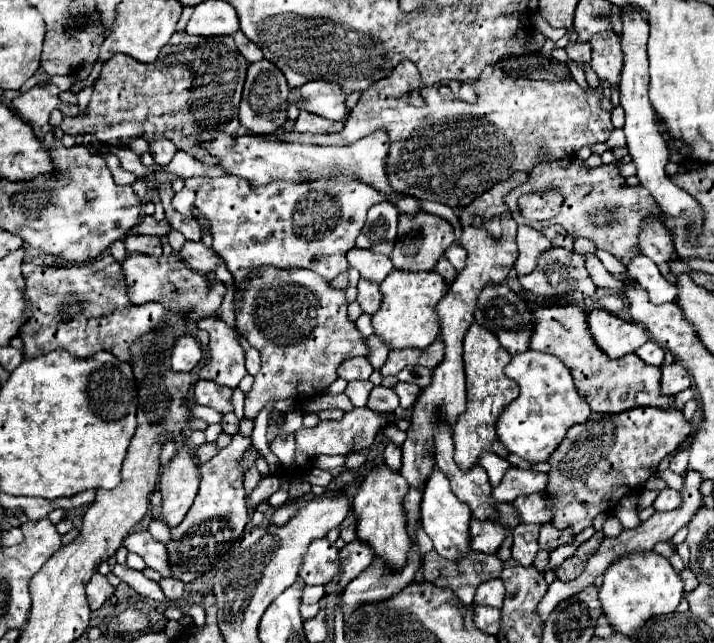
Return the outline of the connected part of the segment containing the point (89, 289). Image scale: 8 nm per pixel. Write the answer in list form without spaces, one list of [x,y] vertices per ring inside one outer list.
[[[109,253],[77,267],[39,267],[23,263],[23,277],[27,283],[27,299],[33,307],[33,315],[21,329],[27,359],[47,355],[61,347],[81,359],[109,351],[121,361],[129,361],[131,343],[139,335],[155,329],[165,313],[159,303],[133,305],[129,301],[121,265]]]

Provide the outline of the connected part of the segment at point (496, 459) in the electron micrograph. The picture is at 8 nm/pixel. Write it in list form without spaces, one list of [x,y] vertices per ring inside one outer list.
[[[489,451],[489,453],[481,453],[479,465],[487,471],[489,481],[491,481],[493,487],[497,487],[499,481],[503,479],[503,473],[505,473],[507,469],[511,469],[511,463],[509,463],[509,461],[501,459],[499,455],[495,455],[495,453],[491,453],[491,451]]]

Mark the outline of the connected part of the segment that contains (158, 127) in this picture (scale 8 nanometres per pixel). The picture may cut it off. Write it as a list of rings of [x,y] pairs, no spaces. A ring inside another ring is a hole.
[[[185,31],[175,33],[161,49],[155,63],[141,63],[127,55],[111,57],[95,81],[87,113],[79,117],[63,117],[61,131],[71,137],[77,137],[79,133],[93,133],[105,145],[129,145],[135,137],[143,137],[147,141],[151,137],[167,137],[181,151],[189,151],[201,141],[211,141],[217,133],[237,135],[239,101],[247,67],[249,63],[235,49],[233,37],[193,37]]]

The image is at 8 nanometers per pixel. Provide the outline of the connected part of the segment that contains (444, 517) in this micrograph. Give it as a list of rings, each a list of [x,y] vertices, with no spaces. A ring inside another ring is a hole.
[[[435,467],[425,485],[425,493],[423,493],[421,525],[423,525],[425,533],[433,539],[433,545],[441,557],[451,559],[451,561],[461,561],[465,557],[465,553],[471,551],[469,521],[471,521],[471,509],[453,495],[447,477]]]

